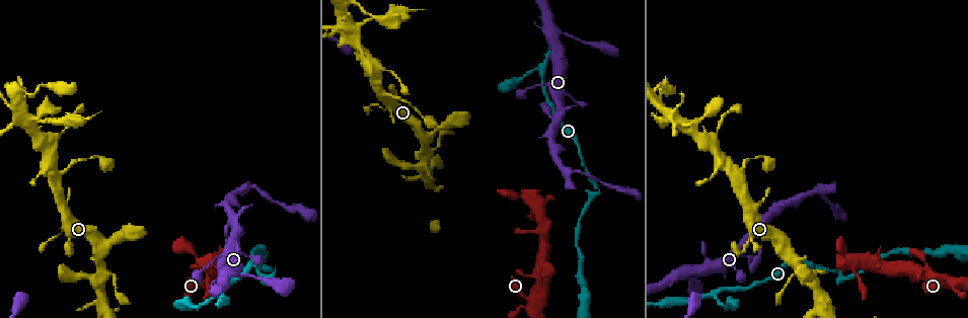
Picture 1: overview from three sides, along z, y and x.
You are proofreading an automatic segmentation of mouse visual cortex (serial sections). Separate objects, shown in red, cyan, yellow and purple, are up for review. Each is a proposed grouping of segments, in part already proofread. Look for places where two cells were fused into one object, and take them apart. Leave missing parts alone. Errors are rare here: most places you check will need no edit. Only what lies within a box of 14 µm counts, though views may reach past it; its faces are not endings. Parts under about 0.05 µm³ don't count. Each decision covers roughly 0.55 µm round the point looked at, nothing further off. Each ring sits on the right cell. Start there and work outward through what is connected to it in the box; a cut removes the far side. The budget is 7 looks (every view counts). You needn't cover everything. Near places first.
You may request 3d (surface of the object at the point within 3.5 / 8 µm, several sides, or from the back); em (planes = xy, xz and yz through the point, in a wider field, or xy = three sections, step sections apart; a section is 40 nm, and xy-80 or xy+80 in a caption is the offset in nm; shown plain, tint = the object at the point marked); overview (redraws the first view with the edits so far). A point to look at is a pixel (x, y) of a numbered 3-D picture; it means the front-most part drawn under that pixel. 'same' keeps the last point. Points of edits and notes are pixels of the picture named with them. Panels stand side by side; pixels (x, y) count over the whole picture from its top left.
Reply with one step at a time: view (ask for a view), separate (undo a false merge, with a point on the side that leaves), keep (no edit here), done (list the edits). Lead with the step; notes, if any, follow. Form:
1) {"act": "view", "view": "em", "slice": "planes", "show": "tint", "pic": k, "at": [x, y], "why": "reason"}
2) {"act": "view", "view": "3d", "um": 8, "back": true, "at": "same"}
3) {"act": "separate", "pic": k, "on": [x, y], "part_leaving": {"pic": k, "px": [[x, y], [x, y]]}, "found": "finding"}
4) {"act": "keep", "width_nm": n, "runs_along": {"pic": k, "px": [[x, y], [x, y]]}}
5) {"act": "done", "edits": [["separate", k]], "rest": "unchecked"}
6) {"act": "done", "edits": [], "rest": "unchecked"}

{"act": "view", "view": "3d", "um": 3.5, "back": true, "pic": 1, "at": [556, 32], "why": "two arms in line, one across"}

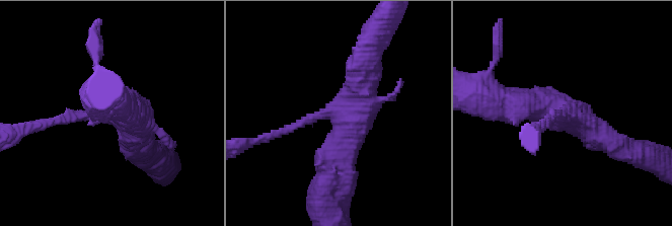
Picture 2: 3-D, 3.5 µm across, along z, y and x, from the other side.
{"act": "view", "view": "em", "slice": "xy", "step": 3, "show": "tint", "pic": 2, "at": [335, 111]}

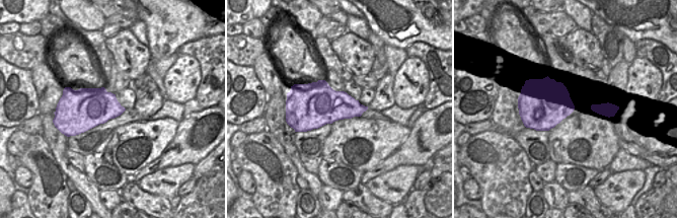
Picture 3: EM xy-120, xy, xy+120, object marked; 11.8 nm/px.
{"act": "keep", "runs_along": {"pic": 2, "px": [[496, 99], [557, 108], [612, 143]]}, "found": "continuous, no second cell"}

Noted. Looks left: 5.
{"act": "view", "view": "3d", "um": 3.5, "pic": 1, "at": [543, 67], "why": "three arms meet"}

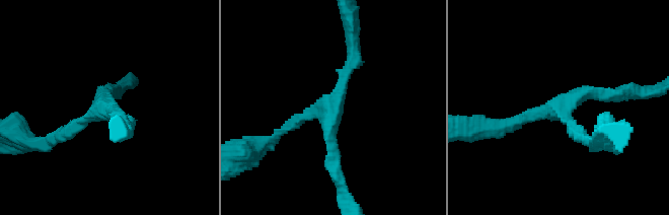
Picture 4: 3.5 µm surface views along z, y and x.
{"act": "view", "view": "em", "slice": "xy", "step": 5, "show": "tint", "pic": 4, "at": [560, 105], "arms": 3, "arm_widths_nm": [200, 200, 200], "why": "need the tissue"}

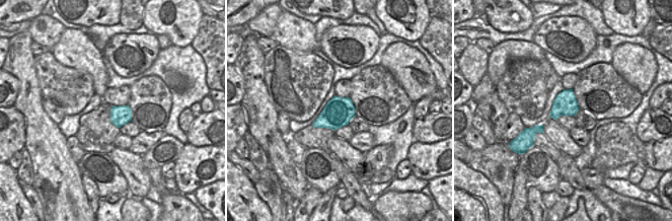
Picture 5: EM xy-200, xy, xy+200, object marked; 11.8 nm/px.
{"act": "view", "view": "em", "slice": "xy", "step": 2, "show": "tint", "at": "same", "why": "another direction"}

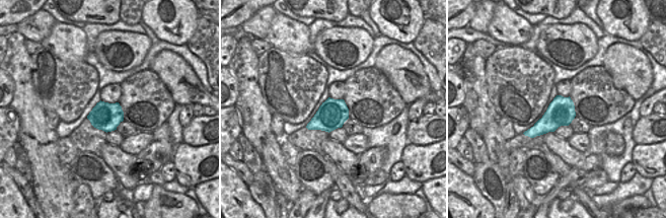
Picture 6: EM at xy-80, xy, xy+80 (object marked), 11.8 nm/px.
{"act": "keep", "width_nm": 340, "runs_along": {"pic": 4, "px": [[624, 90], [572, 97], [505, 125]]}, "found": "all the same cell"}

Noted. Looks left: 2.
{"act": "view", "view": "3d", "um": 8, "pic": 1, "at": [232, 218], "why": "three-way junction"}

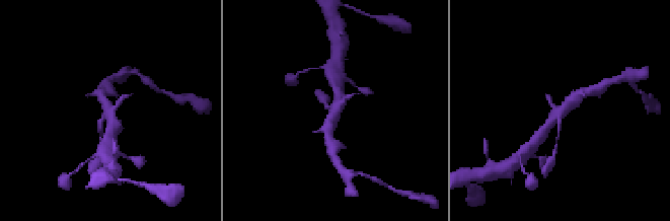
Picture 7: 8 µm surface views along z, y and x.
{"act": "view", "view": "em", "slice": "planes", "show": "tint", "pic": 7, "at": [111, 113]}

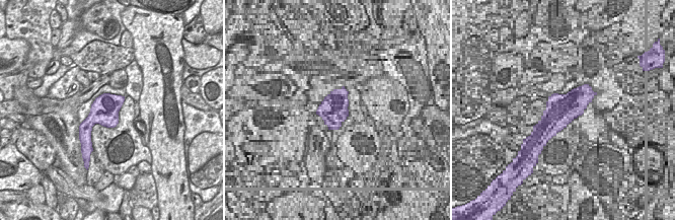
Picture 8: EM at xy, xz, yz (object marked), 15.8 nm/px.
{"act": "keep", "runs_along": {"pic": 7, "px": [[539, 136], [557, 113], [580, 95]]}, "found": "continuous, no second cell"}

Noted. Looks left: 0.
{"act": "done", "edits": [], "rest": "unchecked"}

